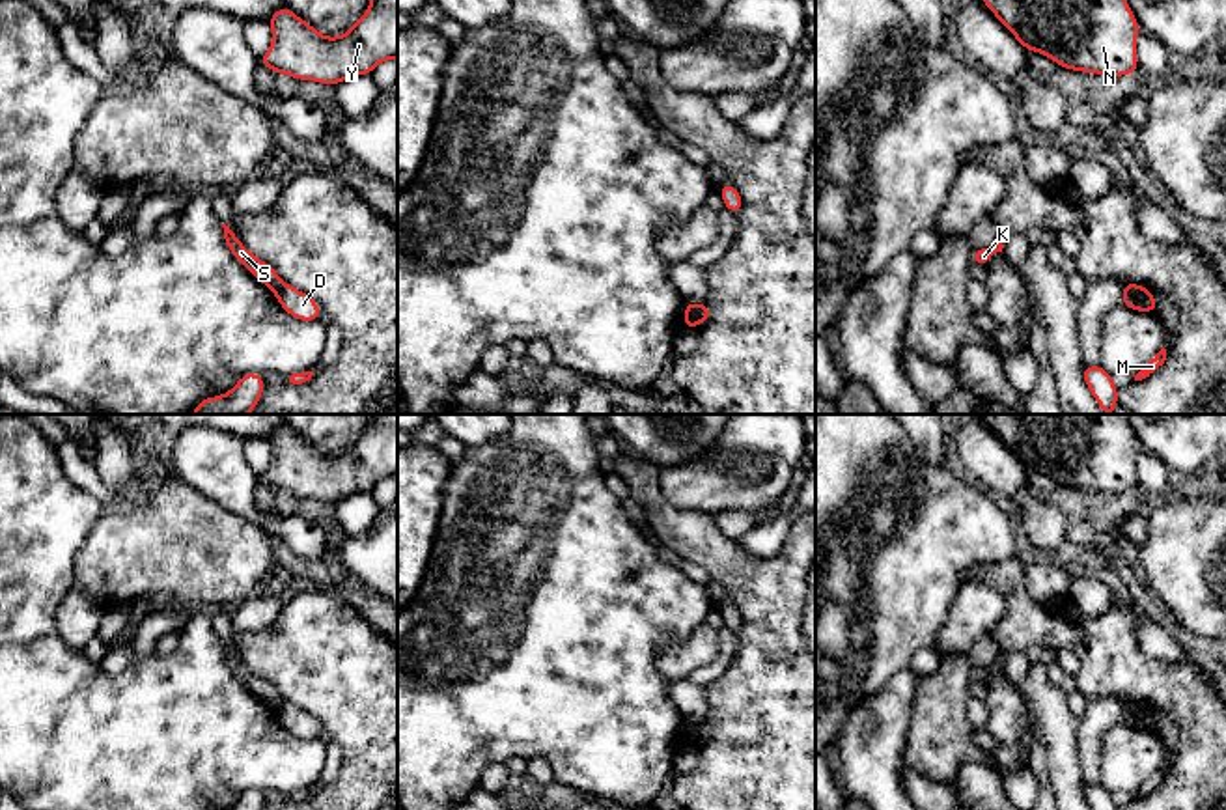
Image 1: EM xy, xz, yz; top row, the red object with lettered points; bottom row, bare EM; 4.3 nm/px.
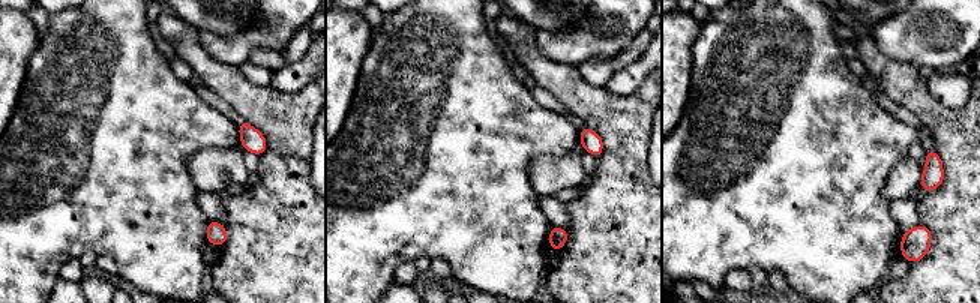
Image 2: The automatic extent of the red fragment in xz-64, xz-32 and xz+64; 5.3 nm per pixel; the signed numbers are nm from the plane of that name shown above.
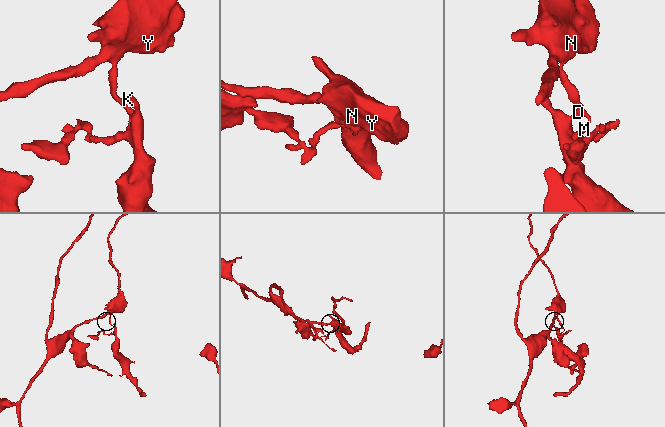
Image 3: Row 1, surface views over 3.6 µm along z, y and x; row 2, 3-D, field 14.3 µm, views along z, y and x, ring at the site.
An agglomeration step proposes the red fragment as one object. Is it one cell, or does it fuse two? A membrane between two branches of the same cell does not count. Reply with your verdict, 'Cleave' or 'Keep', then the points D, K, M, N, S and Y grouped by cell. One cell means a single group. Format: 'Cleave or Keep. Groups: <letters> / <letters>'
Cleave. Groups: D K M / N S Y

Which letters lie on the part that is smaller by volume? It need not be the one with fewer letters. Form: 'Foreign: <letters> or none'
Foreign: D, K, M

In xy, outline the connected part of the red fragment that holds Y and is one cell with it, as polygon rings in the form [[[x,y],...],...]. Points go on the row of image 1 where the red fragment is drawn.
[[[371,0],[369,9],[340,37],[325,37],[289,7],[269,17],[272,45],[258,65],[297,80],[332,86],[371,75],[383,60],[397,60],[397,0]]]

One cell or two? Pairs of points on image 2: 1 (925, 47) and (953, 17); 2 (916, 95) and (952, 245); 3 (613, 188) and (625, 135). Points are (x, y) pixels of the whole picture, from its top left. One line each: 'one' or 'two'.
1: one
2: one
3: one

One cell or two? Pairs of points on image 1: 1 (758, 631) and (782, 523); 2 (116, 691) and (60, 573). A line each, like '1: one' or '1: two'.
1: two
2: one

